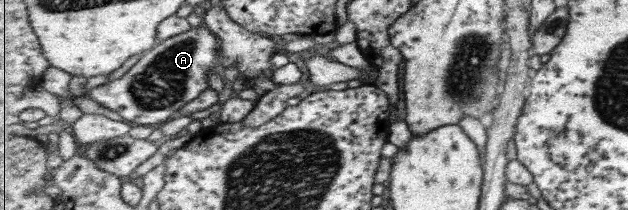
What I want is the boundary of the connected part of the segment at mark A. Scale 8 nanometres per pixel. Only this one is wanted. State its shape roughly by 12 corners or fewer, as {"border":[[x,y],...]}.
{"border":[[208,26],[145,52],[89,97],[128,122],[162,123],[225,66]]}

